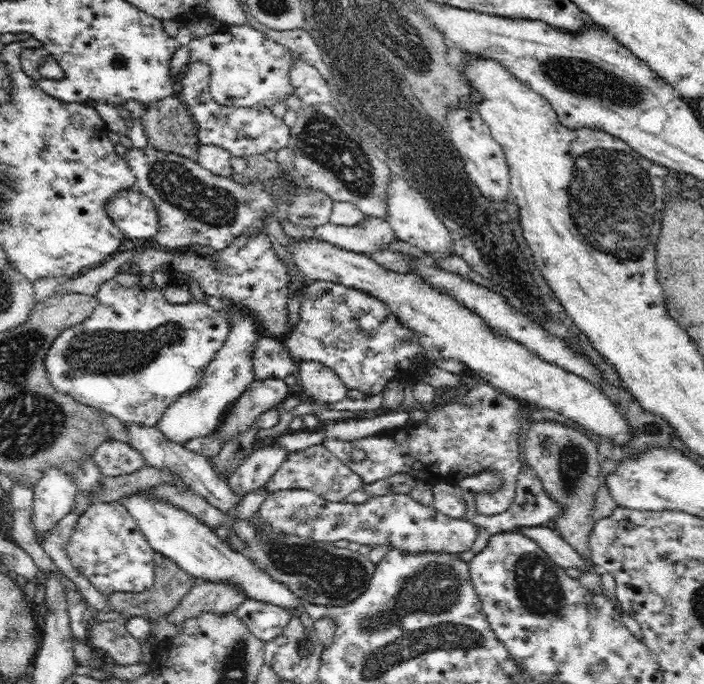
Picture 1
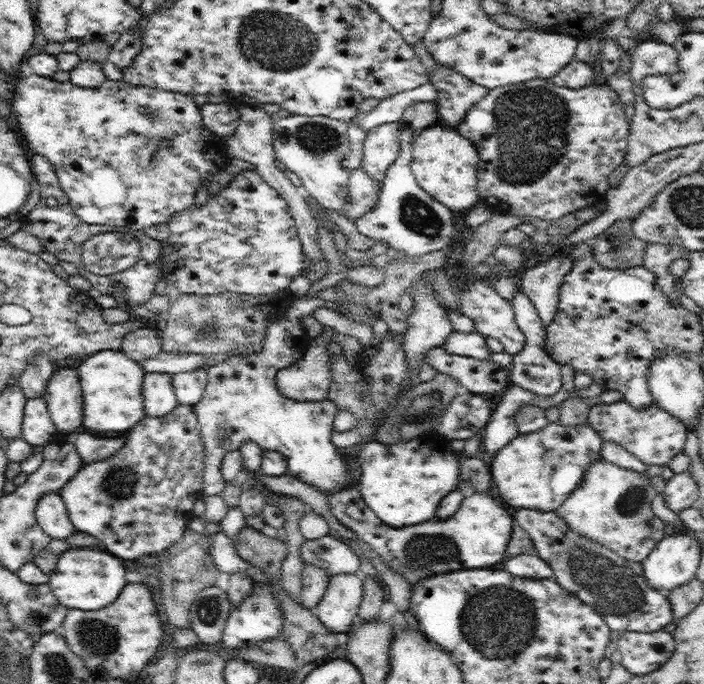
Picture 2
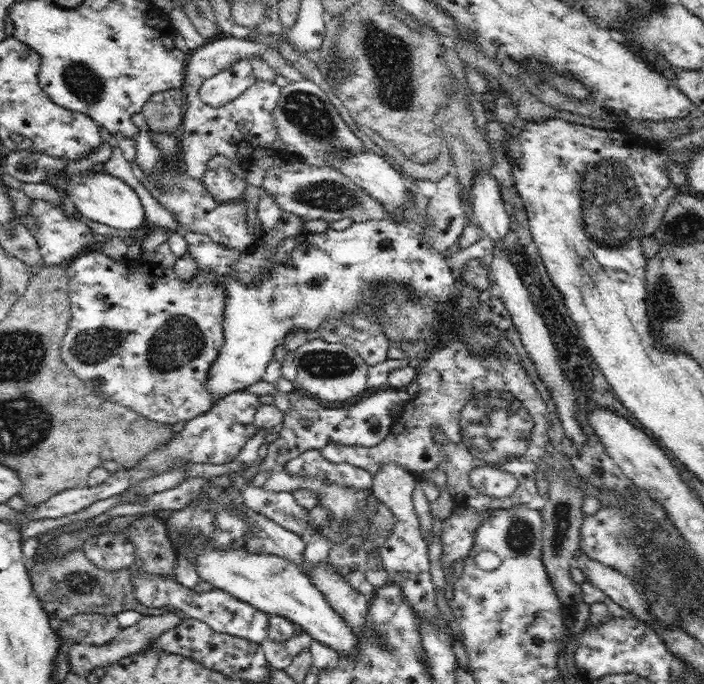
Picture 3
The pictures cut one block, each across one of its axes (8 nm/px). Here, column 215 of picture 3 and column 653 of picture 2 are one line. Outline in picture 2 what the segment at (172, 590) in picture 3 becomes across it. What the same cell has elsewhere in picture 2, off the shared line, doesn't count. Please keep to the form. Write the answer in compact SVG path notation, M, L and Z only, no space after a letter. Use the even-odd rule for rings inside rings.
M516 508L514 520L530 534L536 546L534 552L548 562L554 571L555 582L581 602L592 606L607 622L610 631L655 632L676 622L665 593L657 591L634 573L624 557L570 529L556 511Z

